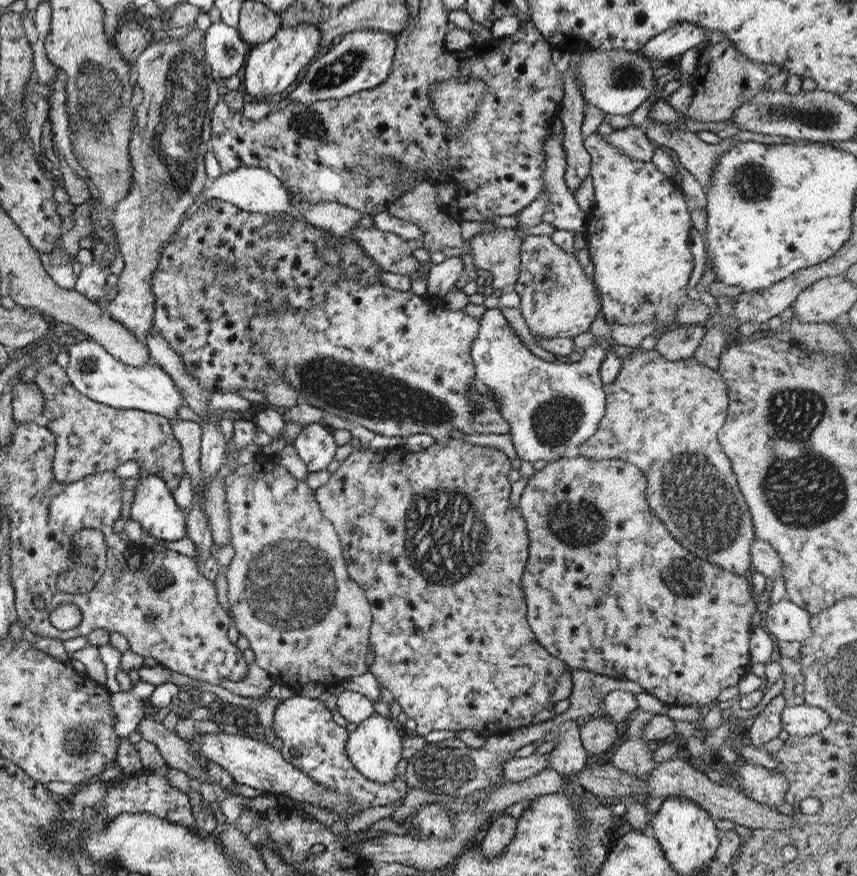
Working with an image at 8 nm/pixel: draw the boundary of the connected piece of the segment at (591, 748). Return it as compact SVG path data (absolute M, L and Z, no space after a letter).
M601 713L582 721L579 727L580 744L589 757L604 752L620 736L615 725L611 718Z

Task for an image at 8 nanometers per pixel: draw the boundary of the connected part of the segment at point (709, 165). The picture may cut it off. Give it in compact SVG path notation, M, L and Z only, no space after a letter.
M647 120L645 136L648 141L667 147L677 155L679 164L693 176L701 187L709 183L716 162L729 148L740 144L734 137L725 138L718 144L705 144L695 133L687 129L667 132L667 122Z

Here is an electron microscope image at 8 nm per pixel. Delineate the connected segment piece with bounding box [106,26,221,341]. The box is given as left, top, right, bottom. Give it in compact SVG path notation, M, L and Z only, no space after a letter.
M193 29L185 37L168 42L150 42L132 64L134 79L141 88L141 103L137 106L135 115L137 122L135 130L128 140L128 158L133 174L132 193L117 203L111 214L119 254L123 261L120 275L117 275L117 292L110 300L106 309L108 315L122 324L137 340L145 340L152 330L154 300L150 289L150 278L165 242L172 237L177 222L182 218L187 206L193 202L193 196L204 190L207 176L204 172L204 154L210 149L210 116L211 108L221 98L217 83L213 80L211 67L204 57L203 41L205 30Z

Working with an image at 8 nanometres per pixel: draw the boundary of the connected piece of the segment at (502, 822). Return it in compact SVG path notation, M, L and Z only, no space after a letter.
M499 811L491 815L491 820L486 825L487 830L479 842L480 852L486 858L493 858L511 842L516 831L516 820Z

